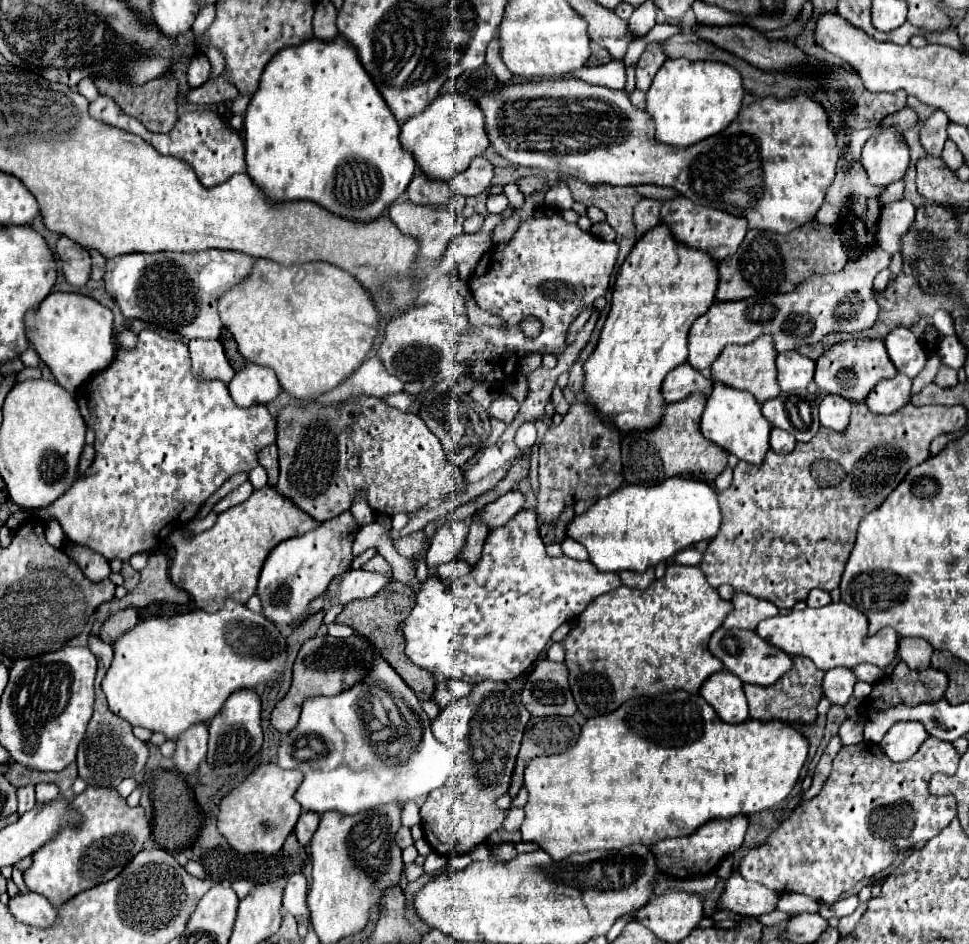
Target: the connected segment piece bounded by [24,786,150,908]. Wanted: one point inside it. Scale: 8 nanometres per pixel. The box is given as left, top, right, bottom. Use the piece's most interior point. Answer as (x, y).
(80, 858)

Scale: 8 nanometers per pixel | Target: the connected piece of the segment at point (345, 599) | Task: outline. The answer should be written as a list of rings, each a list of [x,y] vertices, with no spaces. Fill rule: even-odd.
[[[352,570],[352,572],[344,574],[344,578],[340,582],[340,590],[334,596],[328,596],[328,592],[324,592],[318,600],[314,600],[314,604],[310,604],[310,616],[320,612],[322,606],[326,604],[326,600],[330,600],[332,604],[336,604],[336,602],[348,604],[358,598],[370,598],[370,596],[376,596],[390,582],[392,582],[392,574],[388,576],[382,572]]]

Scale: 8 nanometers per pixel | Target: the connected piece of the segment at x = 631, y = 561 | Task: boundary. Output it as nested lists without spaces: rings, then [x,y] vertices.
[[[670,478],[658,486],[624,486],[592,504],[568,524],[568,536],[586,546],[600,572],[646,572],[696,542],[710,540],[722,524],[716,492],[706,482]]]

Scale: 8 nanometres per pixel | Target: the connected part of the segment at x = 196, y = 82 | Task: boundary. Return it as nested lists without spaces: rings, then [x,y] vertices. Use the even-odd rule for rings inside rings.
[[[196,56],[188,66],[188,84],[192,88],[204,84],[210,76],[210,62],[206,56]]]

